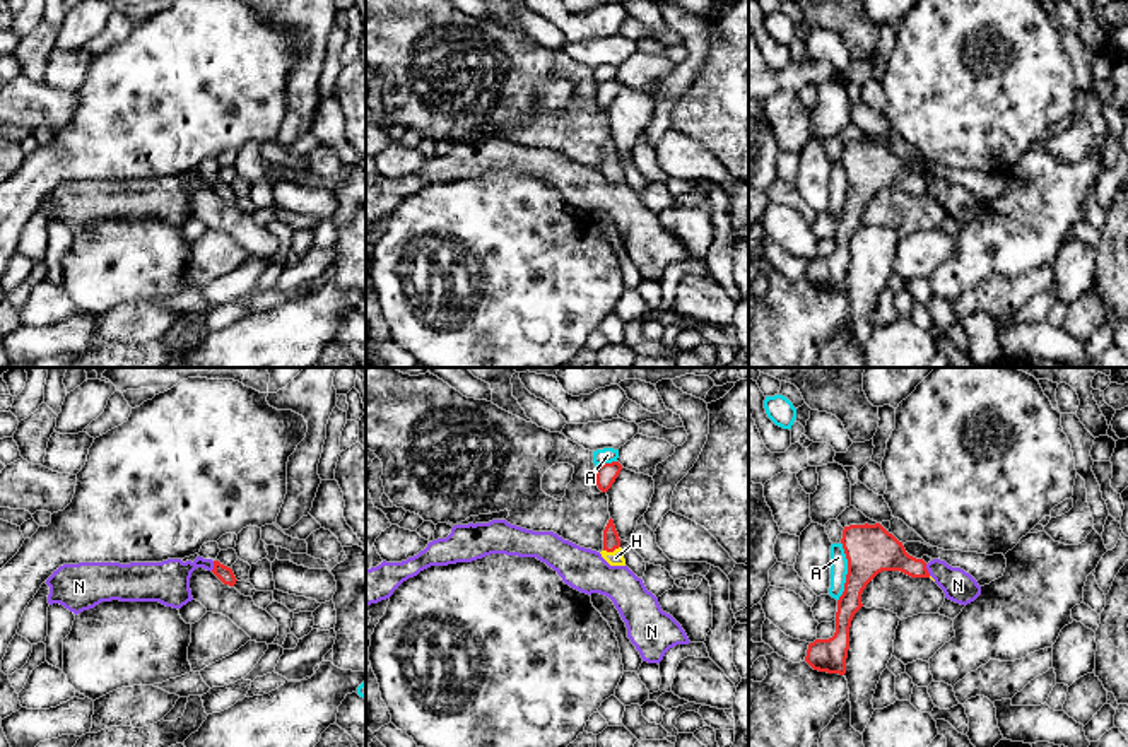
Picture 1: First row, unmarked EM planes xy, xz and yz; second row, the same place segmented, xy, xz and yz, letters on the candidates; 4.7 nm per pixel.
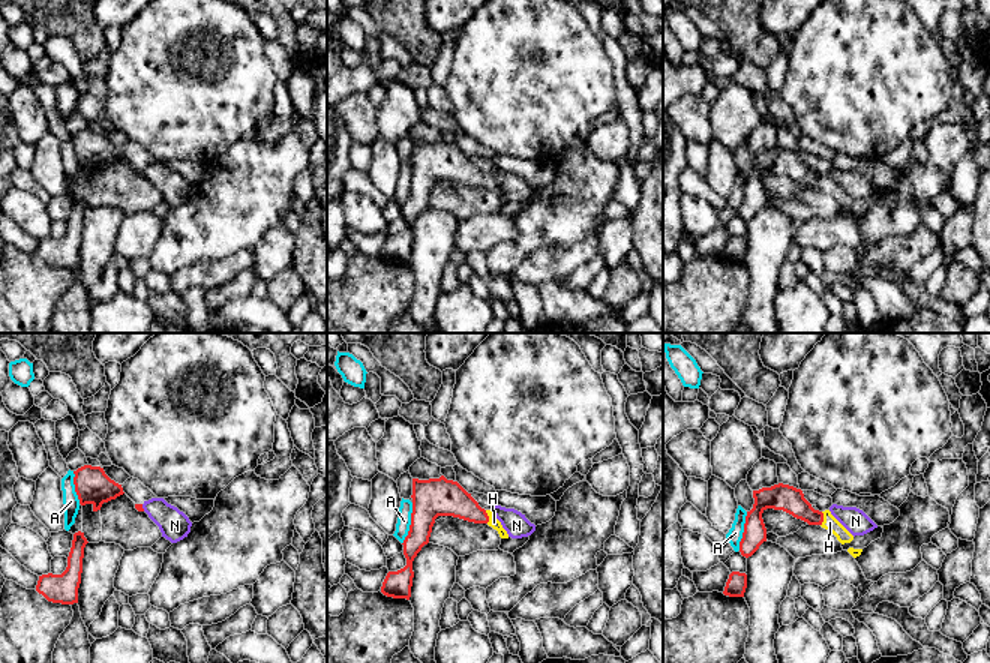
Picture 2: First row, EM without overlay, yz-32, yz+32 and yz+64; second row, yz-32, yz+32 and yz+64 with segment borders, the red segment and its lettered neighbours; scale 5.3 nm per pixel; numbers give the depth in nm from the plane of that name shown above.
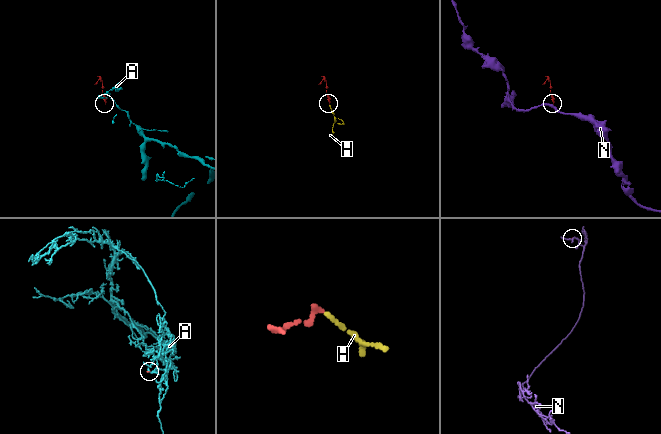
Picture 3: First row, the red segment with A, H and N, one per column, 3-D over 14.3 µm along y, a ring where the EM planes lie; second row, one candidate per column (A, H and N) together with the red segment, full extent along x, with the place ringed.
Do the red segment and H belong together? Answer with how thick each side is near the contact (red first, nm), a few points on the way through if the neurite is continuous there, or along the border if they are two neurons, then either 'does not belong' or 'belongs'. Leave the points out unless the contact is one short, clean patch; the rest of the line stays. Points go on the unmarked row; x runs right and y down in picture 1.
80 nm thick on the red side, 70 nm on the other; runs through xz (610, 154), (610, 168), (616, 175); belongs

